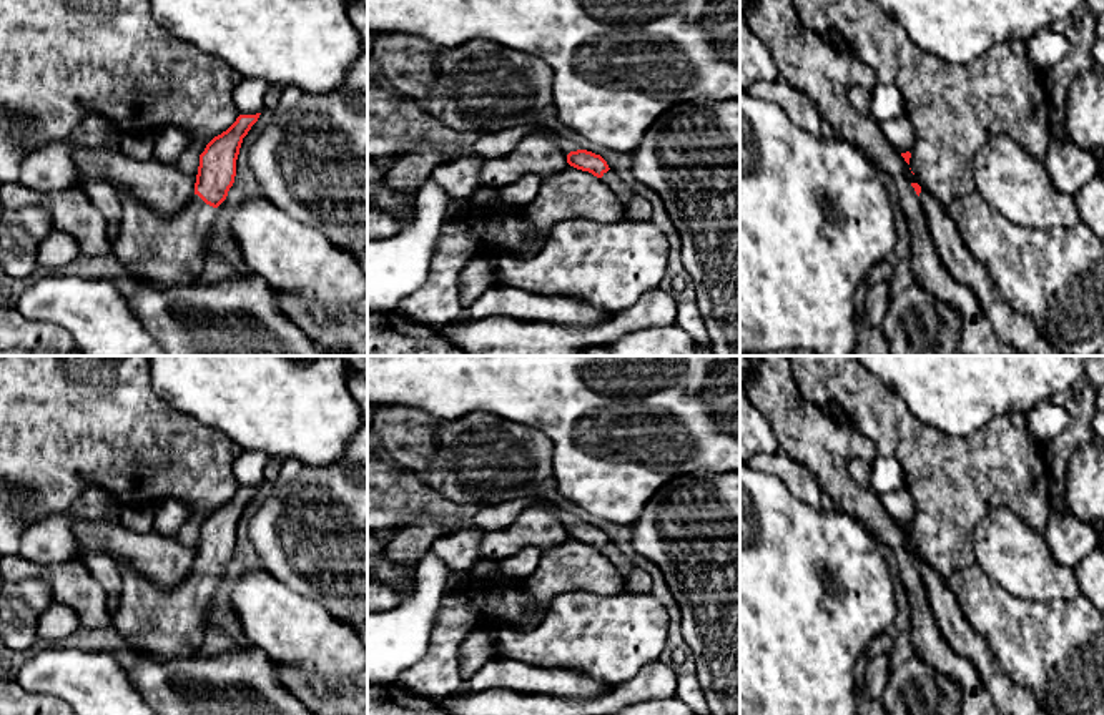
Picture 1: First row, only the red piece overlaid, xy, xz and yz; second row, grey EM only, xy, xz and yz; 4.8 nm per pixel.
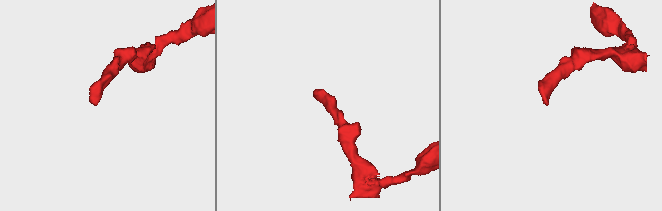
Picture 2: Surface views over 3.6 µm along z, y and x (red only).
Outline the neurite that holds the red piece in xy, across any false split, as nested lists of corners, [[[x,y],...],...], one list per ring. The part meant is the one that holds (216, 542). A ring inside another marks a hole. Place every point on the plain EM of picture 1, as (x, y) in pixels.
[[[239,487],[226,504],[206,517],[200,527],[193,572],[180,584],[158,585],[126,564],[116,562],[123,590],[113,625],[135,652],[156,660],[198,655],[216,580],[234,555],[243,510],[259,487]]]

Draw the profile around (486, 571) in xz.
[[[479,559],[469,574],[472,579],[490,585],[495,592],[517,584],[517,579],[502,574],[499,562],[489,559]]]

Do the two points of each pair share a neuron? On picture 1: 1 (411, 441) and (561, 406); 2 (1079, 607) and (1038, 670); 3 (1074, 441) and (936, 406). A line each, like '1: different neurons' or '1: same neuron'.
1: different neurons
2: same neuron
3: different neurons

